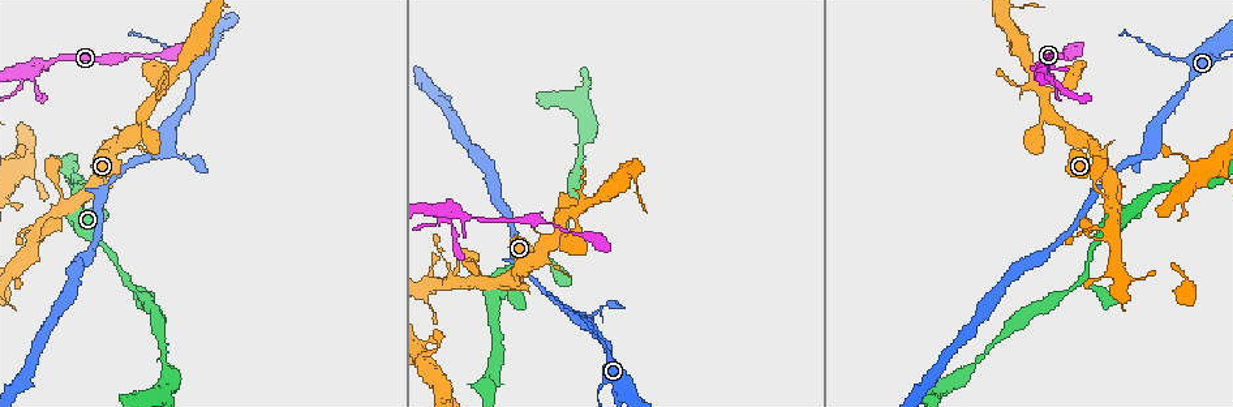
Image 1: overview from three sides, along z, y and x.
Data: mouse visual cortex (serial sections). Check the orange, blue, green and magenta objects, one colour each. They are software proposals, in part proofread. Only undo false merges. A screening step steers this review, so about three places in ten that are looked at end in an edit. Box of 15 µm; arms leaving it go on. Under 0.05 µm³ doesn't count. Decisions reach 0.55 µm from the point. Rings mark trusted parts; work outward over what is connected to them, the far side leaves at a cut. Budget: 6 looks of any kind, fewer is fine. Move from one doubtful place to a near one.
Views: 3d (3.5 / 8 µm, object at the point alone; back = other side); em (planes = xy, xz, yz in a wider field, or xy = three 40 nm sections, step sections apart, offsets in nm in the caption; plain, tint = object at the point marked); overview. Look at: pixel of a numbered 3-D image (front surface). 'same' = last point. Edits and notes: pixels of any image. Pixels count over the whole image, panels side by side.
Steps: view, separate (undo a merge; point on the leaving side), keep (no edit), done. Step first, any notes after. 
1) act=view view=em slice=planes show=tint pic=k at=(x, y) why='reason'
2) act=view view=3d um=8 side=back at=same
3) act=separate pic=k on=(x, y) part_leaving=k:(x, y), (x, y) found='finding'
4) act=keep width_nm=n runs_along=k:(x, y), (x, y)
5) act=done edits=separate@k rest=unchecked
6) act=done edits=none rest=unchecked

act=view view=3d um=3.5 pic=1 at=(1176, 57) why='thick turns thin'

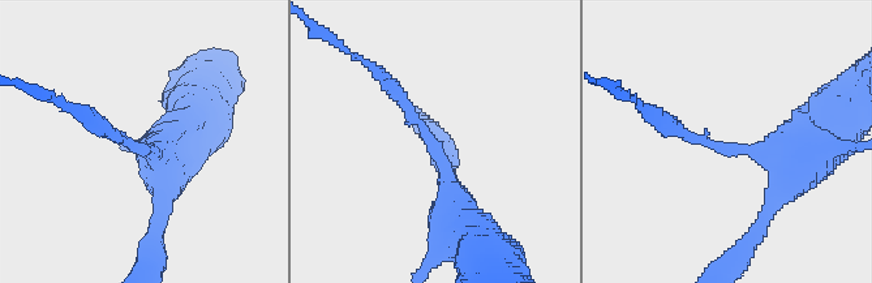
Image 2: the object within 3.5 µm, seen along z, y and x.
act=view view=em slice=xy step=2 show=tint pic=2 at=(722, 148)

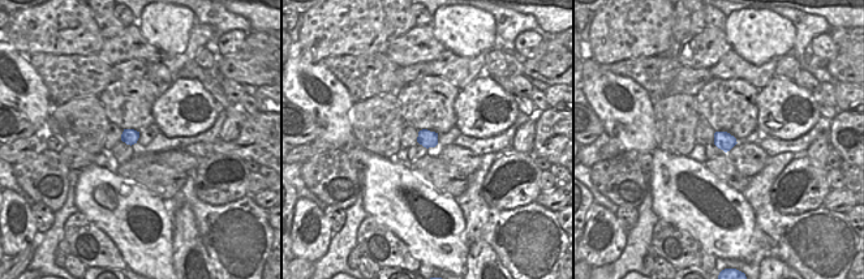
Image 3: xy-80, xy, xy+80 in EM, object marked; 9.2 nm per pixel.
act=view view=em slice=xy step=5 show=tint at=same why='another direction'

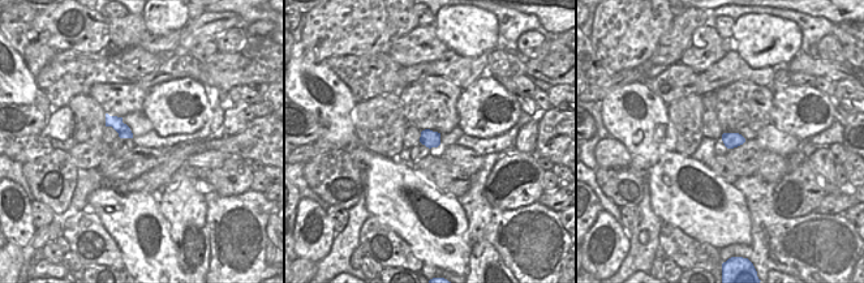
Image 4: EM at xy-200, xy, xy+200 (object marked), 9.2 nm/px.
act=separate pic=2 on=(695, 140) part_leaving=2:(733, 149), (662, 125), (643, 108) found='two cells meet here'

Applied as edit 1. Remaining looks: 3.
act=view view=3d um=3.5 pic=1 at=(32, 72) why='abrupt turn'

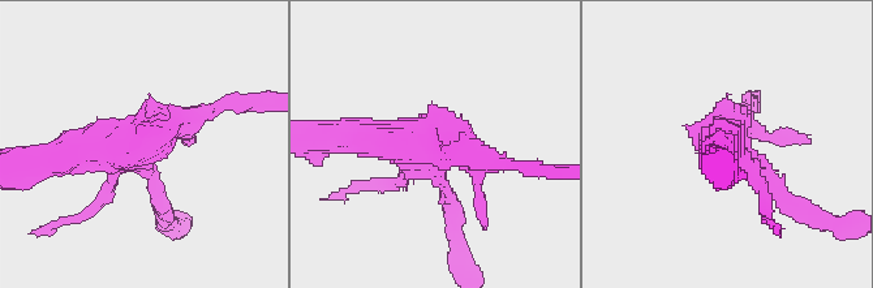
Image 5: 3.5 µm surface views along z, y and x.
act=view view=em slice=xy step=5 show=tint pic=5 at=(148, 142) why='now the EM'

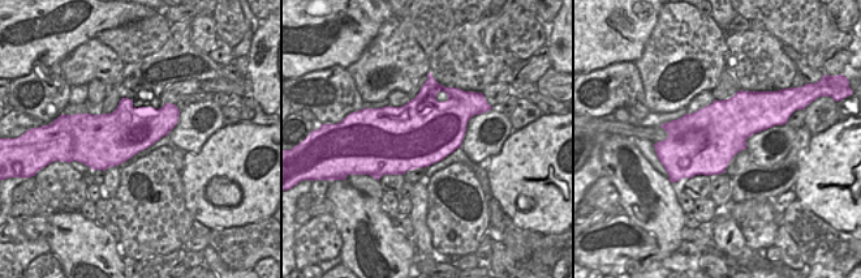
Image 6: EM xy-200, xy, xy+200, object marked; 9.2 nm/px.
act=keep runs_along=5:(222, 103), (150, 144), (65, 155) found='one cell here'

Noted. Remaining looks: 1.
act=done edits=separate@2 rest=unchecked

